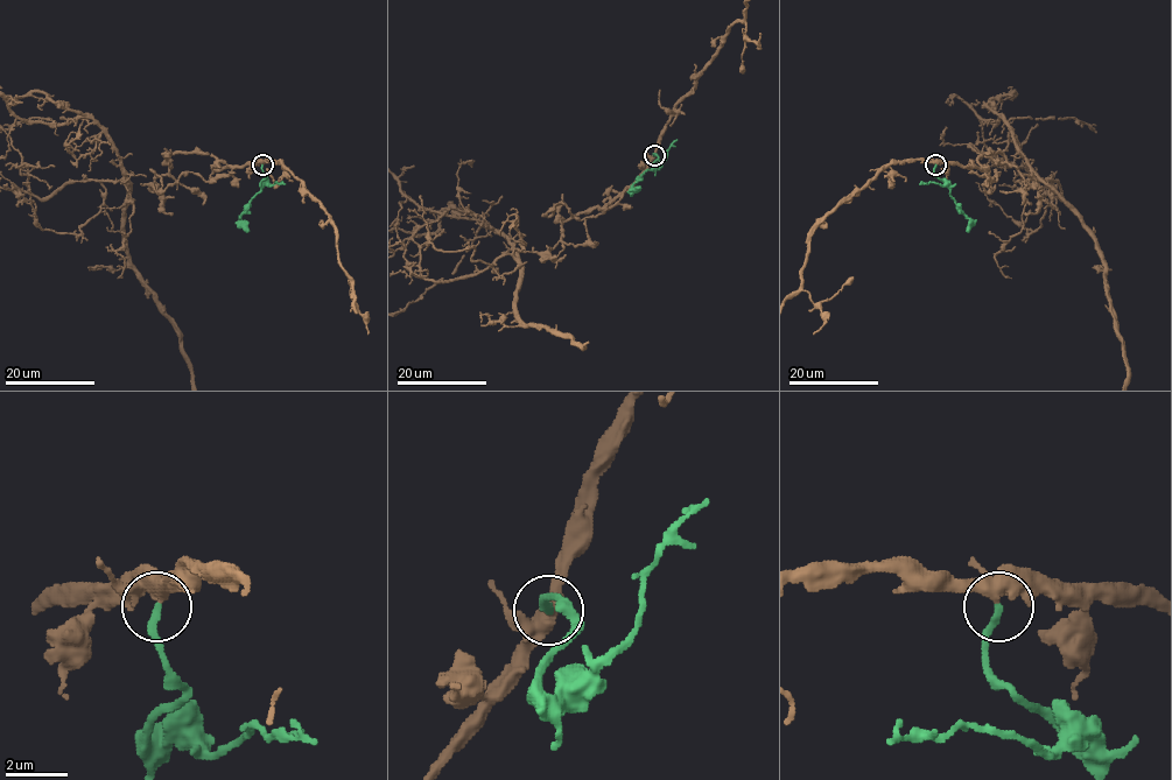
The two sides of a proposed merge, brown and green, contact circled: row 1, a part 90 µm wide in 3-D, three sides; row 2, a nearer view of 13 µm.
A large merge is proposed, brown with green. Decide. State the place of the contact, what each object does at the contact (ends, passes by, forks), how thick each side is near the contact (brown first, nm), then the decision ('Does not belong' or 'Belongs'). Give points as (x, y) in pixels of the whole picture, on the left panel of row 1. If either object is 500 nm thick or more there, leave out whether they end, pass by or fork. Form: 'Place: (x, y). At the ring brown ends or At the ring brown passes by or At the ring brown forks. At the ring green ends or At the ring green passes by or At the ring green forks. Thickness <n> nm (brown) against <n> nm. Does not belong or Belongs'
Place: (262, 164). At the ring brown passes by. At the ring green ends. Thickness 440 nm (brown) against 240 nm. Belongs

